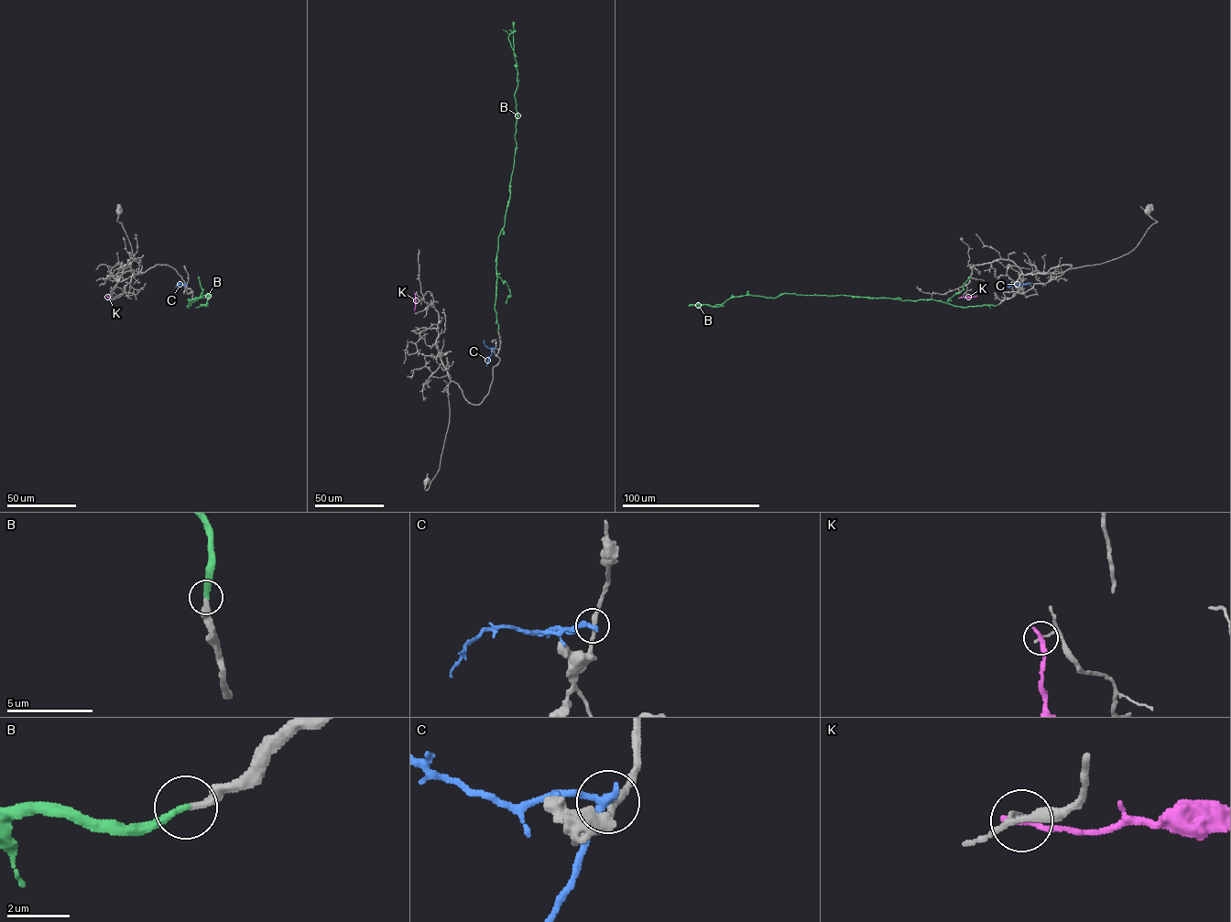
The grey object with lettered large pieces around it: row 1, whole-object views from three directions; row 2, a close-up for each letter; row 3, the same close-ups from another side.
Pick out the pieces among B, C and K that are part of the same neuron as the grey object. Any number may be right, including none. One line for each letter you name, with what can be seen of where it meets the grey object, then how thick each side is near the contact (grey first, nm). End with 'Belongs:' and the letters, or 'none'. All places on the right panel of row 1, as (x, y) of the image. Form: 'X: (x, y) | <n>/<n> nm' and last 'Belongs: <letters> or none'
B: (997, 305) | 240/260 nm
Belongs: B

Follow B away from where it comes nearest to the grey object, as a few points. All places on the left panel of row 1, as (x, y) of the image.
B: (190, 305), (187, 306), (189, 299), (209, 293), (207, 303), (201, 304), (208, 306)

